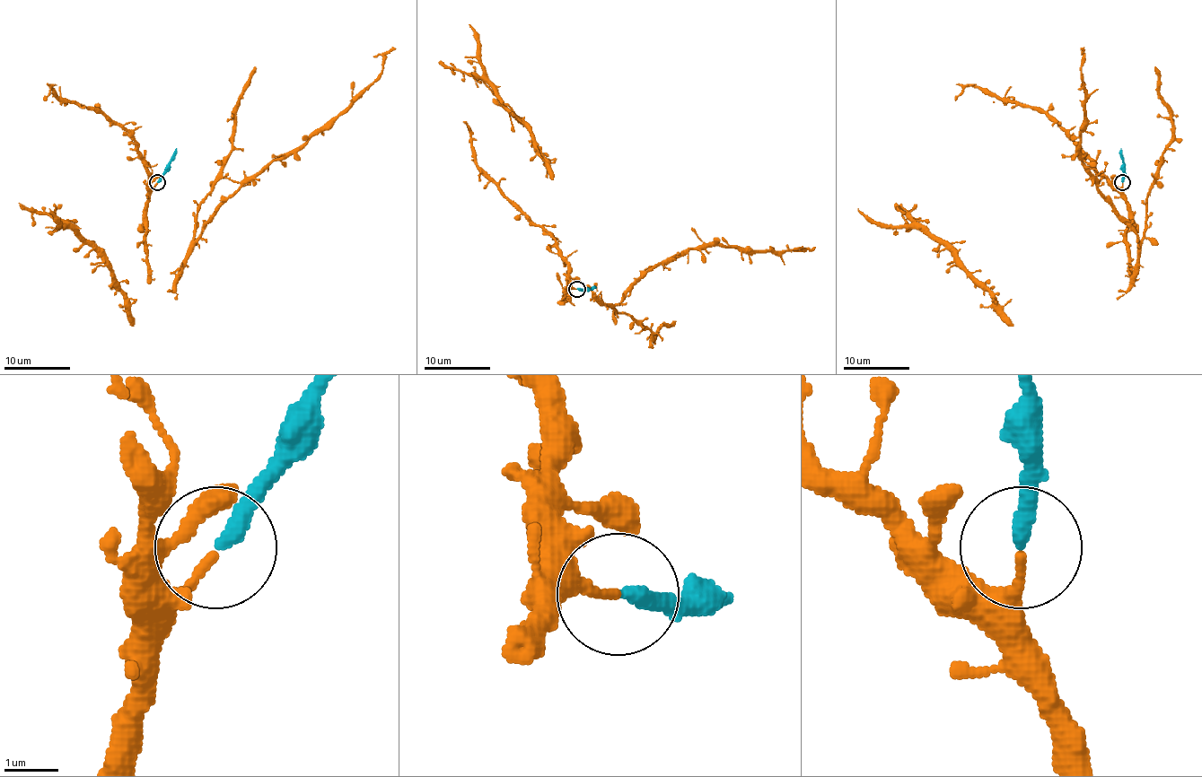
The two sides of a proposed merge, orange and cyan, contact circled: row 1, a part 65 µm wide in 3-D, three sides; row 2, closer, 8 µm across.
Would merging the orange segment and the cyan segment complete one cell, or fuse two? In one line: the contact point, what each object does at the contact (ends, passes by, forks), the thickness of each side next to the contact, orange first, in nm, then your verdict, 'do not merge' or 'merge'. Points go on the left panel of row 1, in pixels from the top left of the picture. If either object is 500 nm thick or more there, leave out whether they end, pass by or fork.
at (157, 182); orange ends there; cyan ends there; 160 nm thick on the orange side, 320 nm on the other; do not merge

